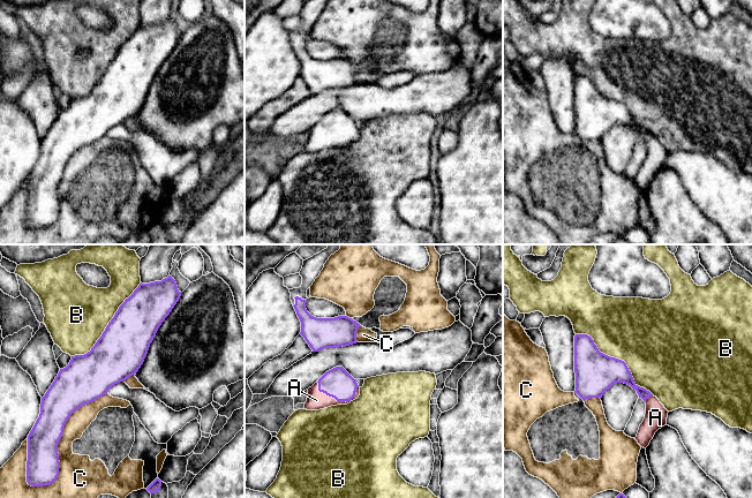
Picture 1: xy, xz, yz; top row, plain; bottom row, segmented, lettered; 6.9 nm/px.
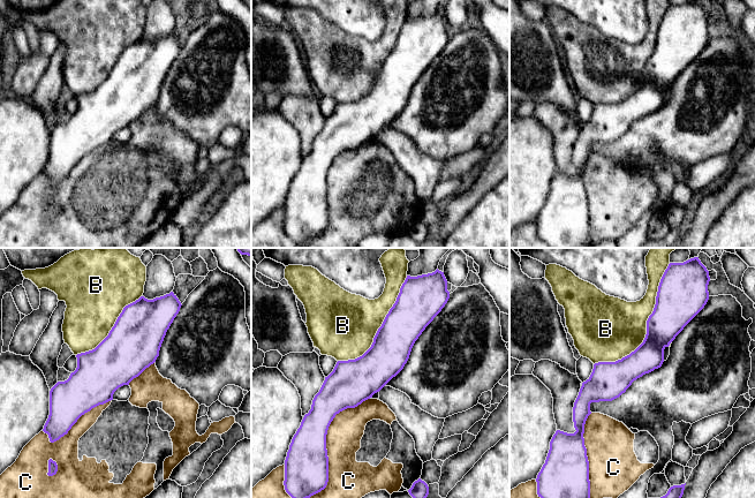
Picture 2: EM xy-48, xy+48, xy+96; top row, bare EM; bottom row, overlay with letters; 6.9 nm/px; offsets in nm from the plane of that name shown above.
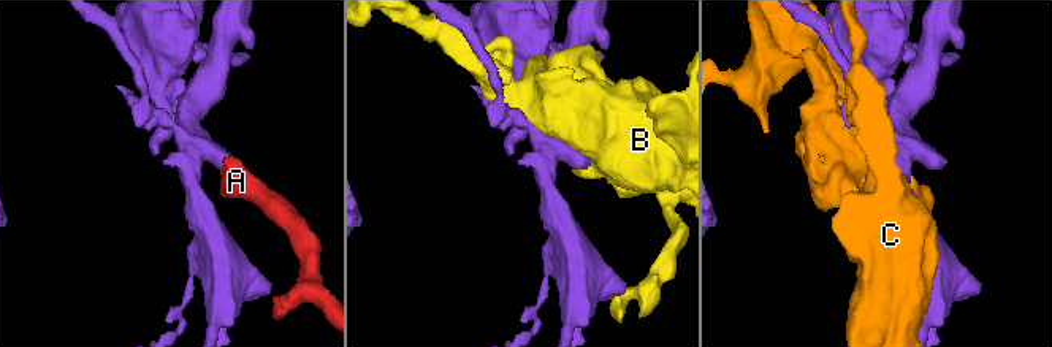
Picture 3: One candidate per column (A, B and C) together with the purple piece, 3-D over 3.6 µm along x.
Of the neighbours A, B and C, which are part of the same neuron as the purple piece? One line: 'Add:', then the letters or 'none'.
Add: A

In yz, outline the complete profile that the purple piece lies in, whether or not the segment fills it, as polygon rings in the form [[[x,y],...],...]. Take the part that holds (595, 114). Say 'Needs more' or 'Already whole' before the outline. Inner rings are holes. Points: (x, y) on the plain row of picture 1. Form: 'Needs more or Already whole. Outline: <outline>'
Needs more. Outline: [[[587,76],[574,77],[576,133],[584,143],[602,139],[615,124],[624,124],[637,133],[646,144],[646,156],[636,182],[646,190],[655,174],[667,167],[668,152],[649,133],[634,124],[631,113],[622,101],[601,95]]]

